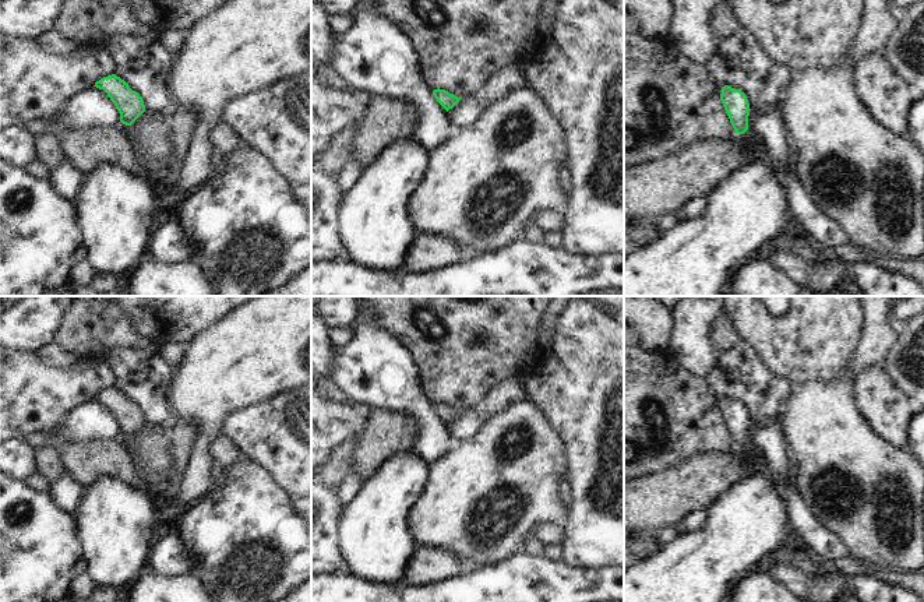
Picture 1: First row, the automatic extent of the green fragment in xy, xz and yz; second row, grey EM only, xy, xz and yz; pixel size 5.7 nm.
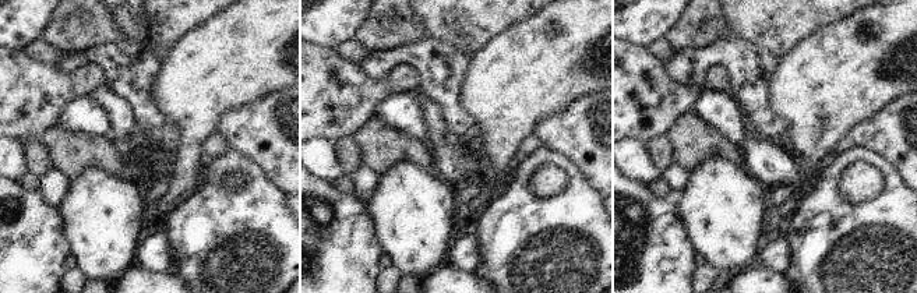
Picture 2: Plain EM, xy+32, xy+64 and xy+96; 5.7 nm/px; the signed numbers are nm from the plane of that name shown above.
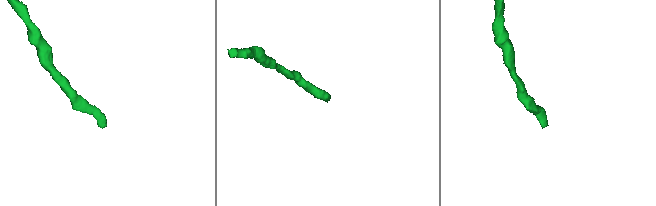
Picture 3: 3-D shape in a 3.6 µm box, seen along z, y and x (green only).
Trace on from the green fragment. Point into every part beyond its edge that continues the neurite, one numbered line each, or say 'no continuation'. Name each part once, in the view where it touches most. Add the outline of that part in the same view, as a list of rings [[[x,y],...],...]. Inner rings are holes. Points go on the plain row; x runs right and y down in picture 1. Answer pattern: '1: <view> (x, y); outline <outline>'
1: yz (754, 461); outline [[[747,443],[744,448],[747,453],[745,472],[752,472],[752,471],[762,469],[766,467],[766,461],[758,454],[757,448],[751,443]]]

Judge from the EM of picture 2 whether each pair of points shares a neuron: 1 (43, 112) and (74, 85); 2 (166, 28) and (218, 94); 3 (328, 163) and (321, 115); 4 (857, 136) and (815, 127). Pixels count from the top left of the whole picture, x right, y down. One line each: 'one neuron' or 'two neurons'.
1: one neuron
2: two neurons
3: two neurons
4: two neurons

